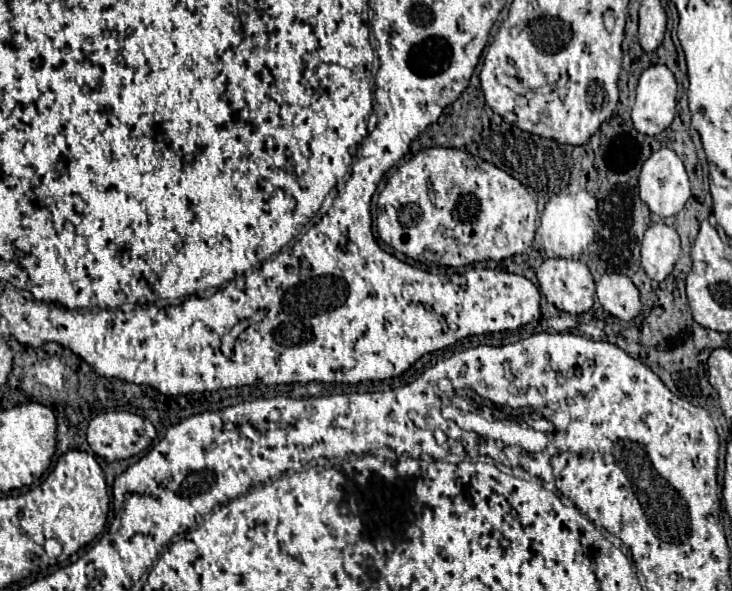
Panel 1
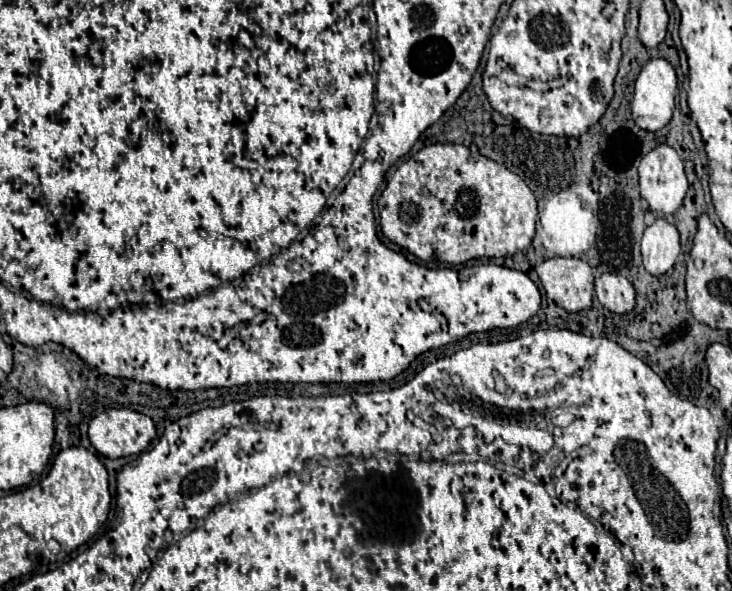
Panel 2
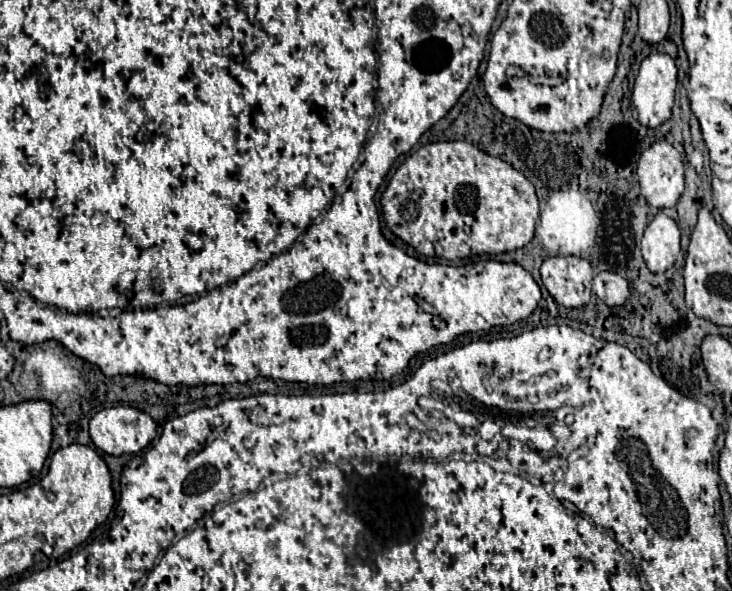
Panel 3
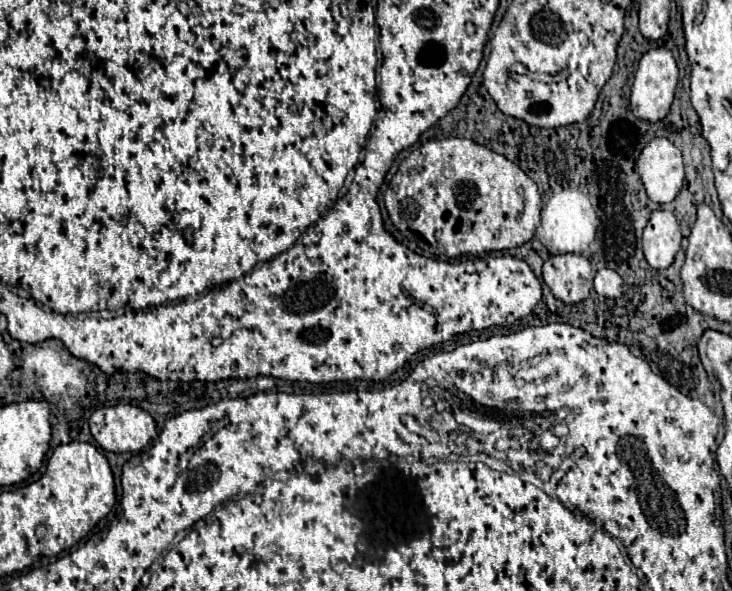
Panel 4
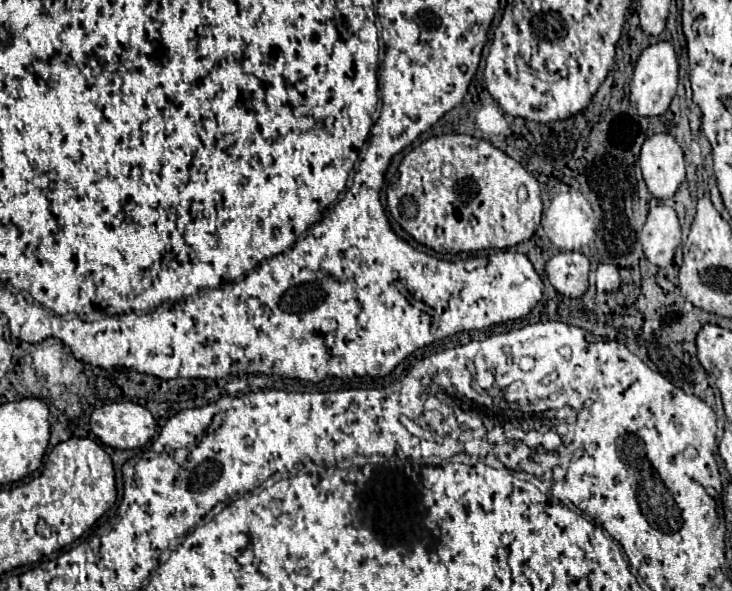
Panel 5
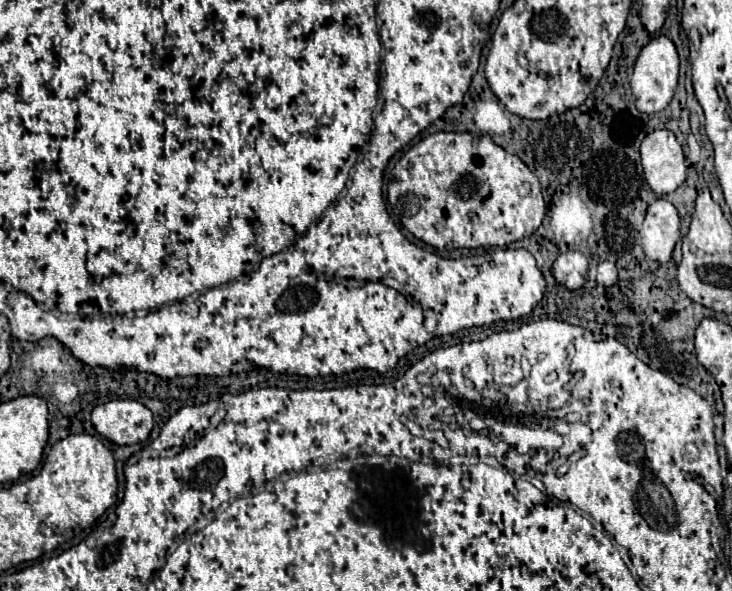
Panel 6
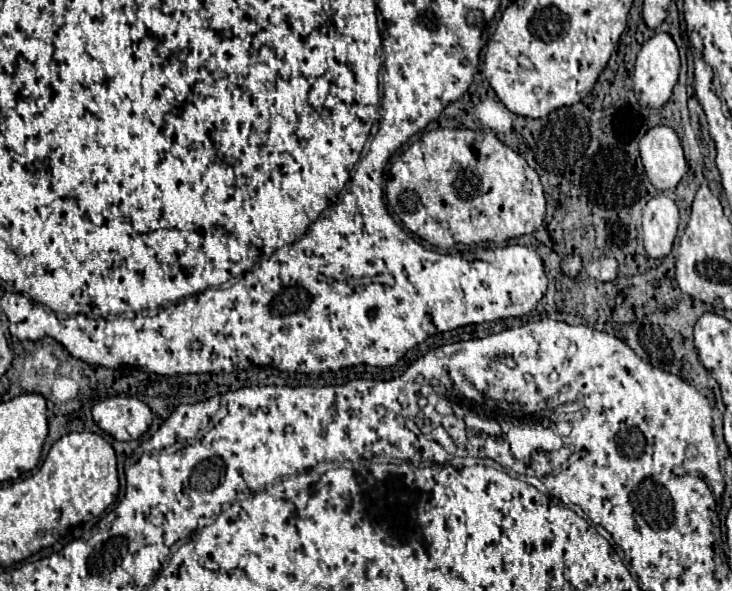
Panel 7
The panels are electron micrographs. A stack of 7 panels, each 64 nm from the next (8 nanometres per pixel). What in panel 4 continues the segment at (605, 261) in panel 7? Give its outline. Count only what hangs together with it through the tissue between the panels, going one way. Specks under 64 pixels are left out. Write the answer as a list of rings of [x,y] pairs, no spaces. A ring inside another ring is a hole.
[[[602,268],[594,276],[594,290],[606,298],[620,298],[624,292],[624,282],[614,270]]]

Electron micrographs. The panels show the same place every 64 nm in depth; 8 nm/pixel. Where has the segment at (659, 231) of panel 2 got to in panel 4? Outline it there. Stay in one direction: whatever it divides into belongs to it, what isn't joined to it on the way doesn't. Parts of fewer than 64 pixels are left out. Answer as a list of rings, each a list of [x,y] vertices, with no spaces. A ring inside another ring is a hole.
[[[654,210],[642,236],[644,258],[656,270],[668,268],[680,250],[680,226],[670,210]]]

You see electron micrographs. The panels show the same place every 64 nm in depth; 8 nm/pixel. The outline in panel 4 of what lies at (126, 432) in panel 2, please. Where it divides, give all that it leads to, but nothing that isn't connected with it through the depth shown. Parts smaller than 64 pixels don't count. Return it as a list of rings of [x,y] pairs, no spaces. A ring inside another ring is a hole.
[[[116,404],[90,416],[94,440],[110,452],[138,452],[158,436],[154,418],[132,404]]]

